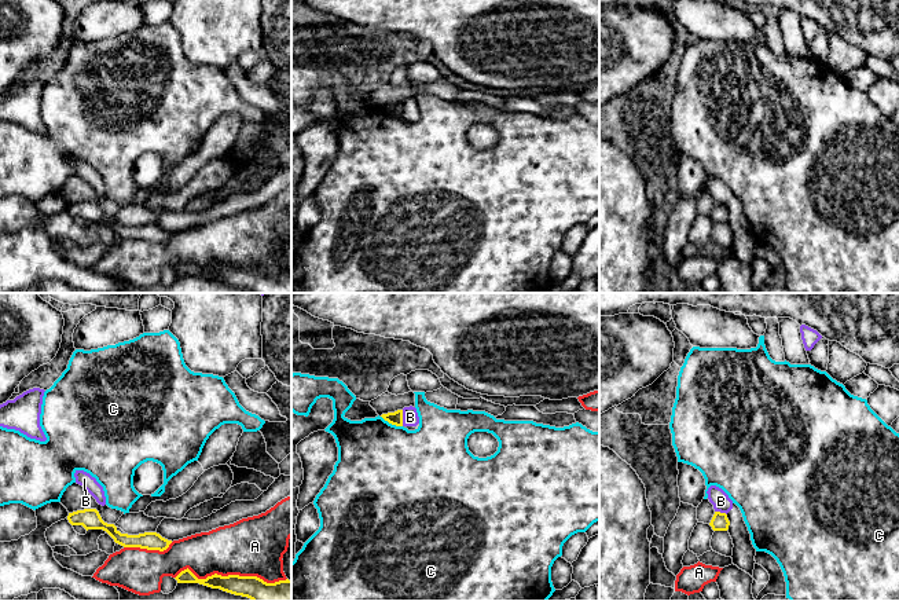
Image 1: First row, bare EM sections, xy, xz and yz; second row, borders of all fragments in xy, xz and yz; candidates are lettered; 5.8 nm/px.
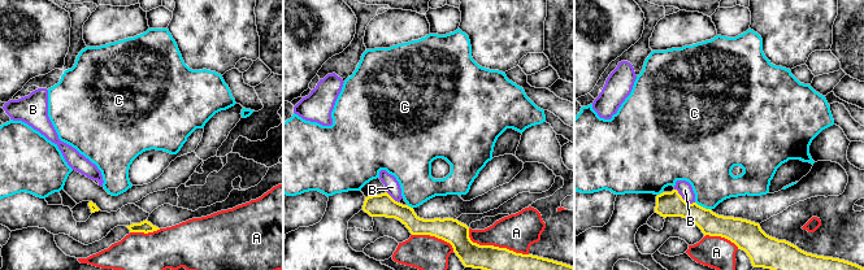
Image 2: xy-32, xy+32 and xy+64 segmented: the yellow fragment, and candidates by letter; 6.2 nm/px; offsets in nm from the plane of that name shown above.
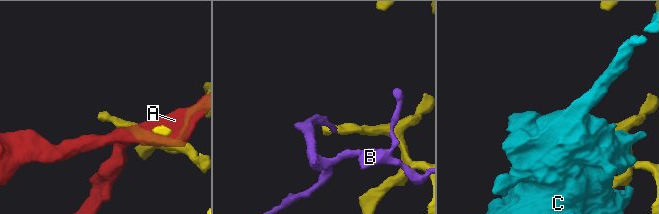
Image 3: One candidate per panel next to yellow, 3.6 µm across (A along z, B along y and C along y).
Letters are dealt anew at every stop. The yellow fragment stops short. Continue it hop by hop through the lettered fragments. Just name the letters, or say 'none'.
none

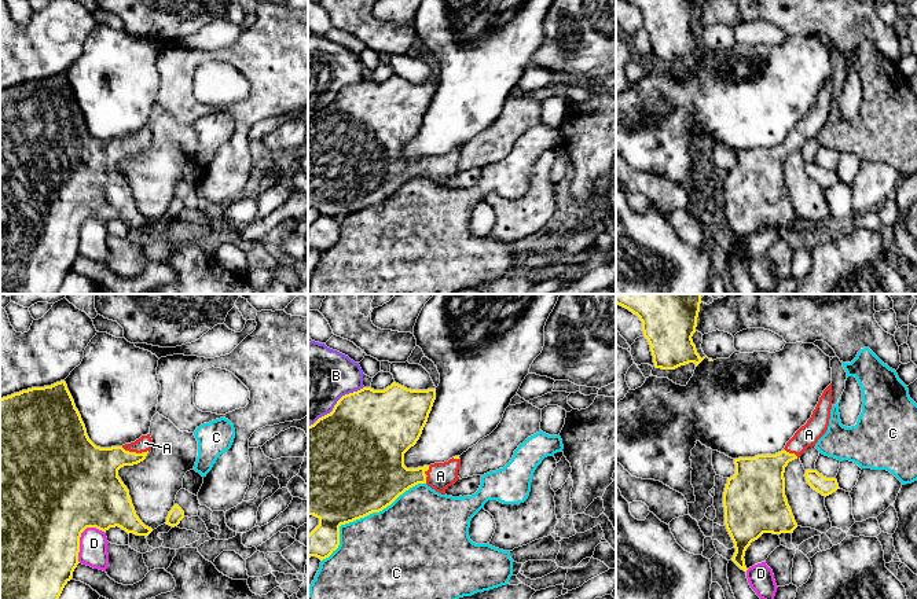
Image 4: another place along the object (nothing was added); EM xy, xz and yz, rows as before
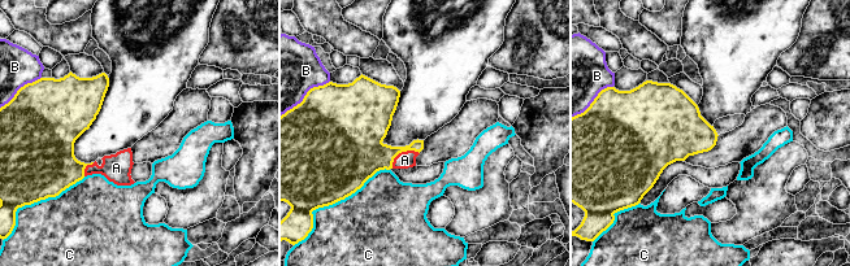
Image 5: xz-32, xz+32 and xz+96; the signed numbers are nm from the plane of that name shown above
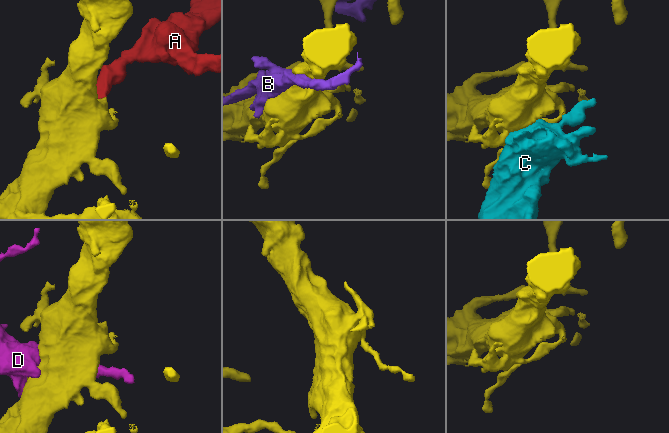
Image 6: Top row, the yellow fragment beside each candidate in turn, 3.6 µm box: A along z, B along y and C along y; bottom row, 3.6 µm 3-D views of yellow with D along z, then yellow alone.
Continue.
A

